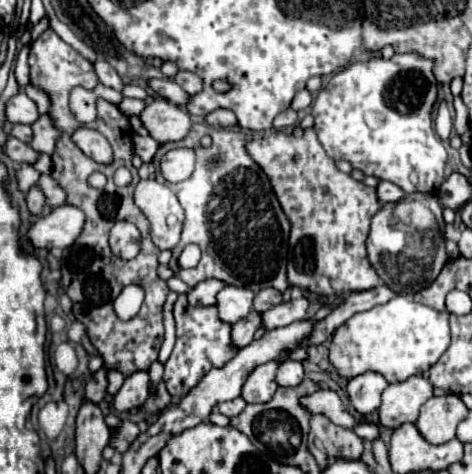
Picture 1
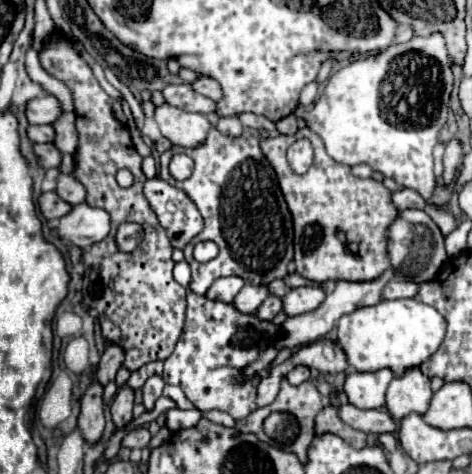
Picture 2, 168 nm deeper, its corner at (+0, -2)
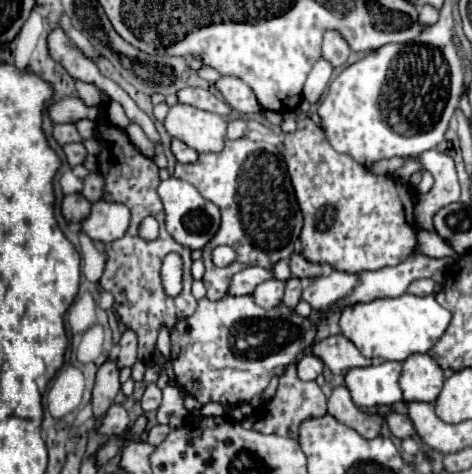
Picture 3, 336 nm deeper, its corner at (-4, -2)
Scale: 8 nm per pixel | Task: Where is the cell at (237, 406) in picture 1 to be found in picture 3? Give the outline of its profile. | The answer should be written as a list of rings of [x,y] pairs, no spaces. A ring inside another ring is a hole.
[[[225,296],[217,302],[203,298],[199,300],[195,314],[181,320],[171,334],[171,360],[177,384],[187,396],[197,398],[201,404],[217,402],[223,408],[249,404],[257,408],[261,404],[261,394],[267,388],[269,380],[273,376],[279,376],[287,364],[299,362],[305,354],[311,352],[315,332],[317,328],[309,318],[303,318],[295,314],[295,310],[285,306],[265,310],[259,308],[251,296]]]

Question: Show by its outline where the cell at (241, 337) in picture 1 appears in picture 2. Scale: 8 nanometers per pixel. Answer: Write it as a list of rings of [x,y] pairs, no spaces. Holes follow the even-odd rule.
[[[269,296],[263,304],[261,304],[261,308],[257,310],[257,316],[261,318],[261,320],[271,320],[273,316],[277,316],[279,312],[283,310],[283,300],[279,298],[279,296]]]

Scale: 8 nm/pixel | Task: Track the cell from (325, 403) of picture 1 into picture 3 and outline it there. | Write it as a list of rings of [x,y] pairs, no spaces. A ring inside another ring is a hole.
[[[391,410],[389,414],[385,414],[385,422],[387,422],[391,434],[397,436],[397,438],[401,438],[401,440],[415,434],[413,422],[409,420],[409,416],[405,416],[405,414],[401,414],[401,412],[393,412],[393,410]]]

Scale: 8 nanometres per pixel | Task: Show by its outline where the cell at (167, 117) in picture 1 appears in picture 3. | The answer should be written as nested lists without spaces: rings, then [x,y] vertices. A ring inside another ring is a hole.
[[[175,104],[165,118],[165,130],[183,140],[195,152],[219,152],[225,142],[227,122],[223,116],[187,104]]]

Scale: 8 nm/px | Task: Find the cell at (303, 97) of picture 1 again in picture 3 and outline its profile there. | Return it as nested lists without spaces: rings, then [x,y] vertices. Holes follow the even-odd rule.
[[[321,58],[321,60],[313,66],[311,74],[307,76],[307,82],[305,82],[305,86],[303,86],[303,98],[305,98],[307,102],[311,102],[311,104],[319,102],[325,86],[327,86],[329,80],[331,80],[331,74],[333,74],[333,66],[331,66],[327,60]]]

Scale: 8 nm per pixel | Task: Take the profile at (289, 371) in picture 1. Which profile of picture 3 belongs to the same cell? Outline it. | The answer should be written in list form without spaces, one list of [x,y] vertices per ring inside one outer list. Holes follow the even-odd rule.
[[[313,354],[303,356],[297,364],[297,374],[301,380],[315,380],[321,374],[321,370],[323,370],[323,362]]]

